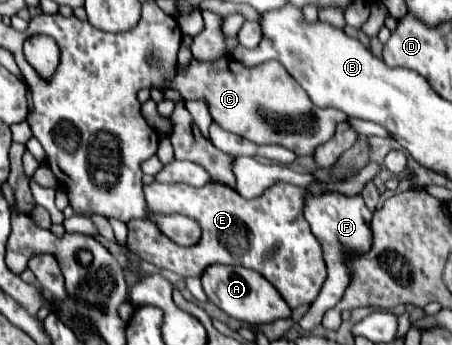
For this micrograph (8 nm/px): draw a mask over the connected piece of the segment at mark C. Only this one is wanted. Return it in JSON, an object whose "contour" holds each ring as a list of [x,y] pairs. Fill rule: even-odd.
{"contour":[[[225,56],[223,60],[219,60],[219,62],[225,62],[223,66],[217,66],[217,62],[213,62],[215,66],[213,68],[205,68],[203,72],[199,72],[199,62],[197,60],[191,60],[191,64],[187,66],[187,70],[177,70],[177,76],[167,84],[167,88],[175,88],[185,100],[205,100],[207,104],[209,104],[209,112],[211,112],[211,116],[213,116],[213,120],[223,128],[223,130],[229,130],[229,132],[233,132],[233,134],[237,134],[237,136],[243,136],[243,138],[247,138],[247,140],[251,140],[251,142],[255,142],[255,144],[281,144],[281,146],[285,146],[285,148],[289,148],[289,150],[293,150],[297,156],[301,156],[301,154],[305,154],[305,156],[311,156],[313,154],[313,150],[315,150],[315,146],[317,144],[325,144],[331,136],[333,136],[333,132],[335,132],[335,124],[339,124],[339,122],[343,122],[347,116],[343,114],[343,112],[337,112],[337,110],[333,110],[333,108],[317,108],[311,100],[309,100],[309,96],[307,96],[307,92],[293,80],[293,76],[289,76],[289,72],[285,72],[285,68],[281,68],[281,64],[277,62],[277,60],[269,60],[269,62],[265,62],[265,66],[253,66],[253,68],[247,68],[247,66],[239,66],[235,60],[231,60],[229,56]]]}

